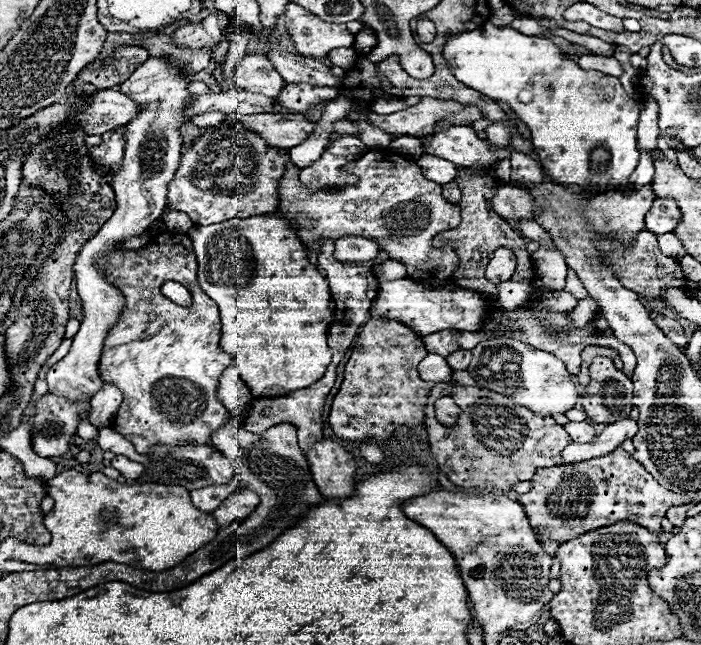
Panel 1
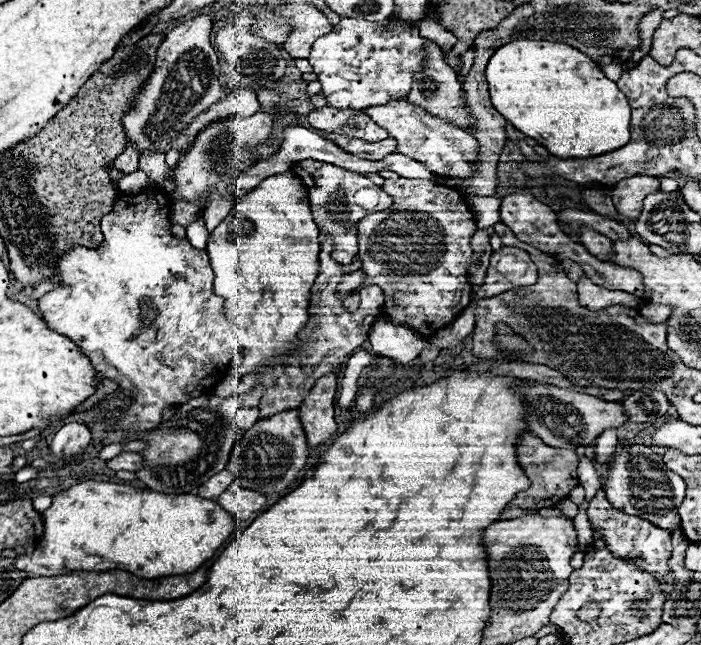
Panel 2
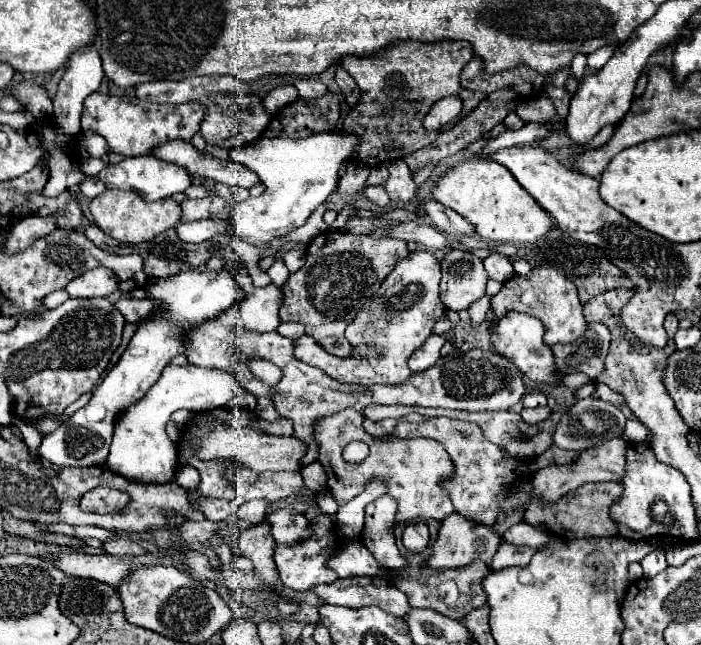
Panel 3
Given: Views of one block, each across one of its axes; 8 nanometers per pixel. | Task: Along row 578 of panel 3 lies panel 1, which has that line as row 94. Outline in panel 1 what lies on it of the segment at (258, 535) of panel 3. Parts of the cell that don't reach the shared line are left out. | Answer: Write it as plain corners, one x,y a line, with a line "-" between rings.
250,52
236,64
236,84
248,92
276,98
284,88
284,80
276,72
274,64
262,52

